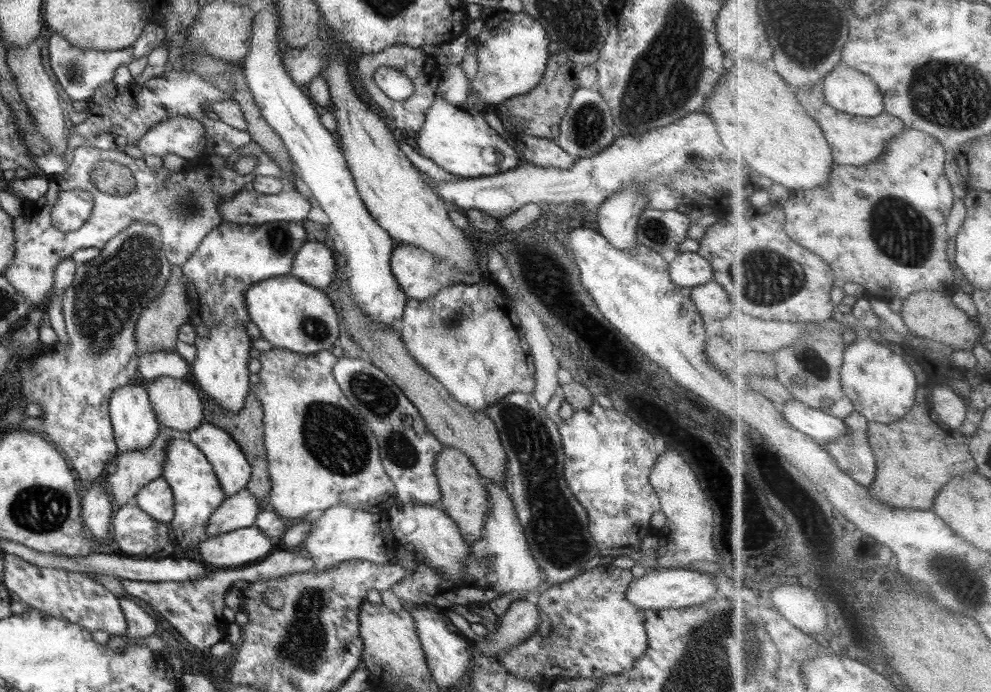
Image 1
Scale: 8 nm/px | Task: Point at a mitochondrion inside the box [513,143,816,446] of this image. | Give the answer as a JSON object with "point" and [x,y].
{"point":[767,280]}

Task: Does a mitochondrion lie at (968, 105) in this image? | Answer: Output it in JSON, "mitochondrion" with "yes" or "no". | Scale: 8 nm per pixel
{"mitochondrion":"yes"}

